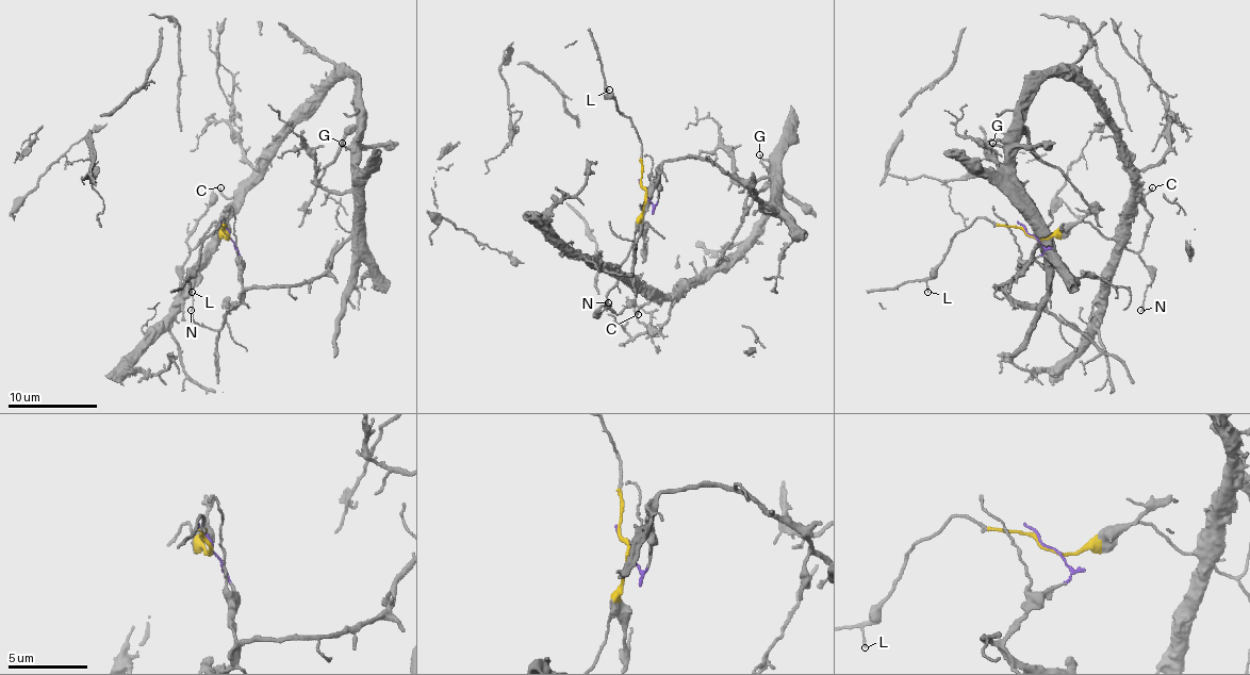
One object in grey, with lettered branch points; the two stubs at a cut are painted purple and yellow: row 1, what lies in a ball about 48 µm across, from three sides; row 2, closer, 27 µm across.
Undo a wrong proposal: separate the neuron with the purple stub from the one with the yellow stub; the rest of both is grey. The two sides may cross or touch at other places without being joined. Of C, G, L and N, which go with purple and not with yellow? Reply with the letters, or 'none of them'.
C, G

